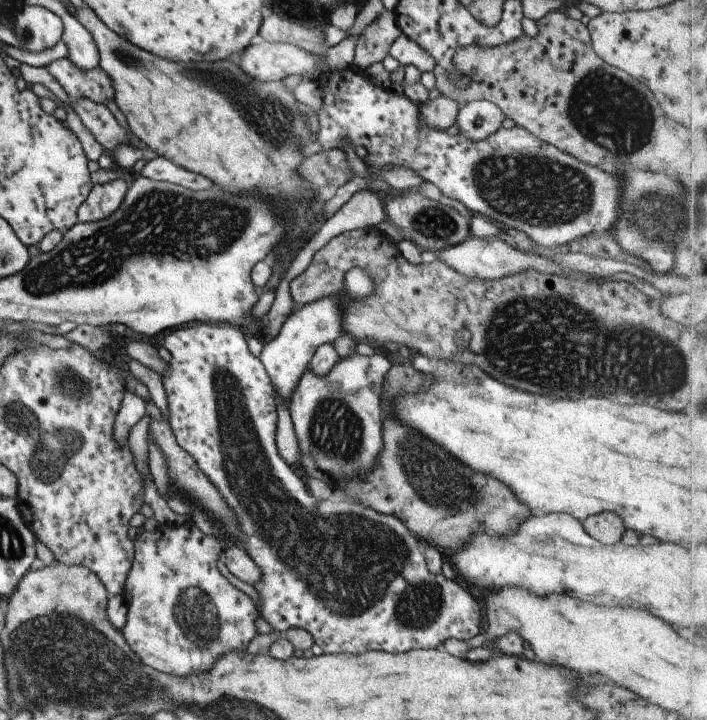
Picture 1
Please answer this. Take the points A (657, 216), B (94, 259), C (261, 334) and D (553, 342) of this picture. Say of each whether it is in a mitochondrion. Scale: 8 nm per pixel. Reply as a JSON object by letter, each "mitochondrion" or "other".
{"A":"mitochondrion","B":"mitochondrion","C":"other","D":"mitochondrion"}

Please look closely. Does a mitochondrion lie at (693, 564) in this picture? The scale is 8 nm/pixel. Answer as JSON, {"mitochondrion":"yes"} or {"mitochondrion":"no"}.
{"mitochondrion":"no"}

